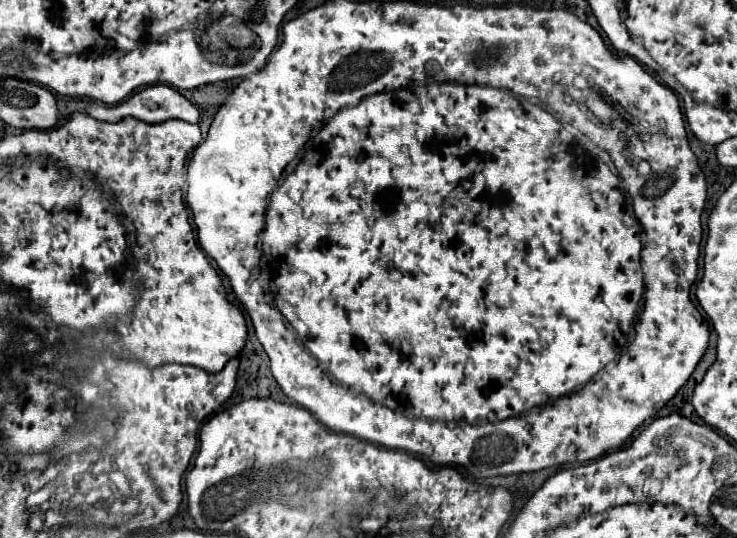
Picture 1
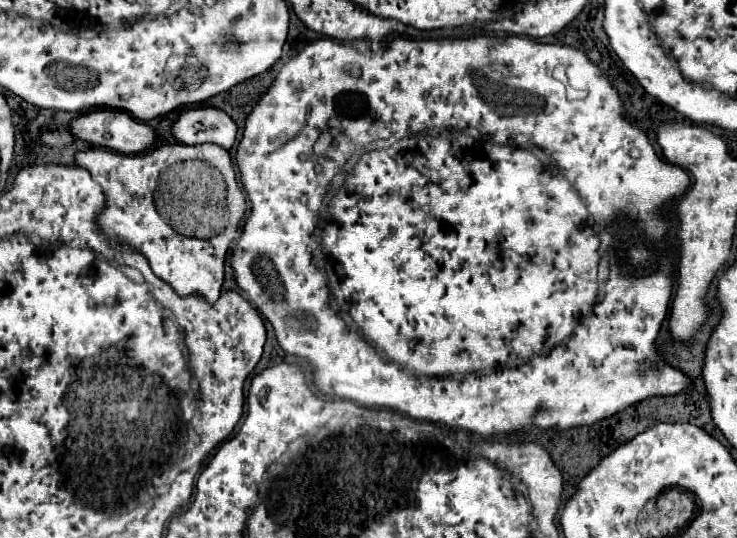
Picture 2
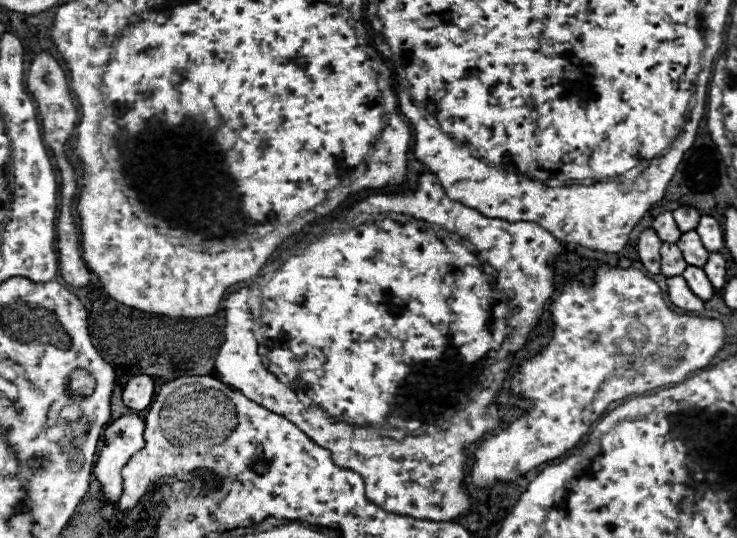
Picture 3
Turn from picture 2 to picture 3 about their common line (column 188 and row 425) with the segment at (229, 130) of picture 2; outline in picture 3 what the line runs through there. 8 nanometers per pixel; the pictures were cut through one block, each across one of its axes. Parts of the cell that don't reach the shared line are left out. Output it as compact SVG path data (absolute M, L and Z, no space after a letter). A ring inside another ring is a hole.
M124 414L104 430L104 442L94 468L104 496L118 502L122 494L122 468L144 448L144 420L138 414Z

